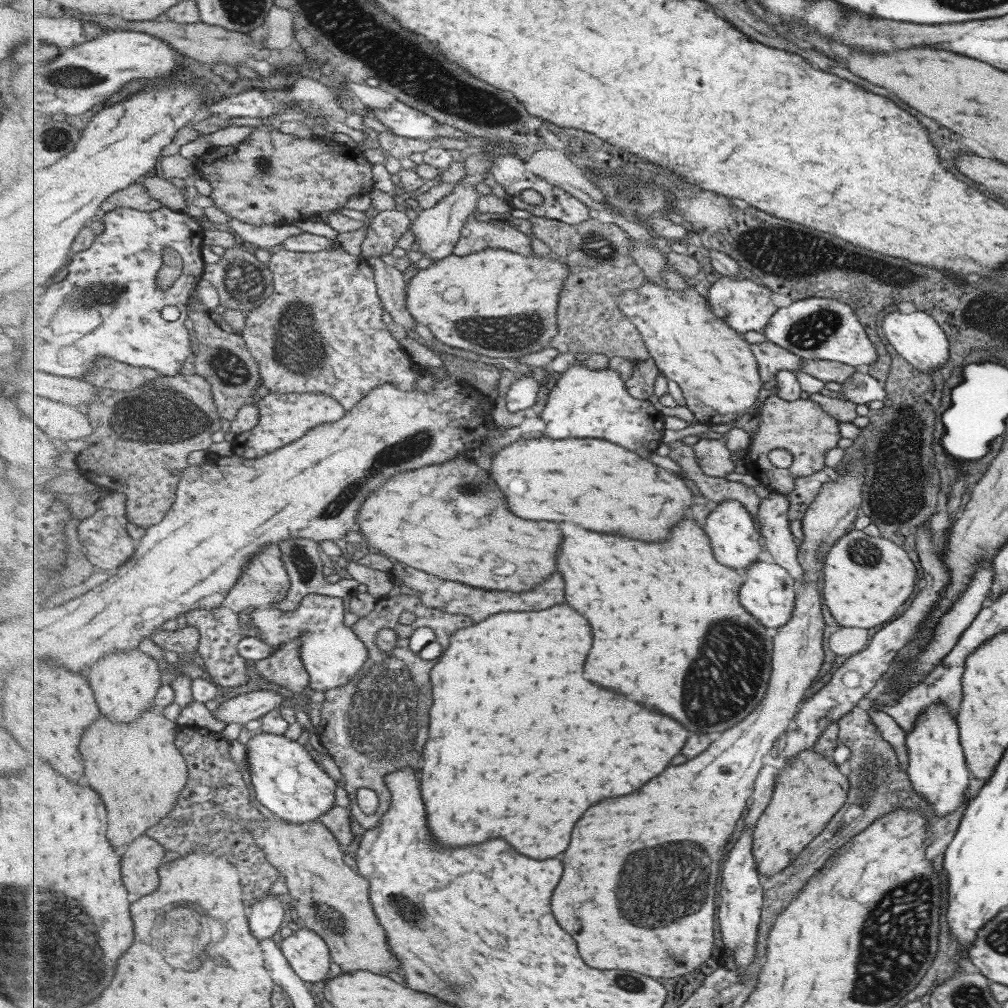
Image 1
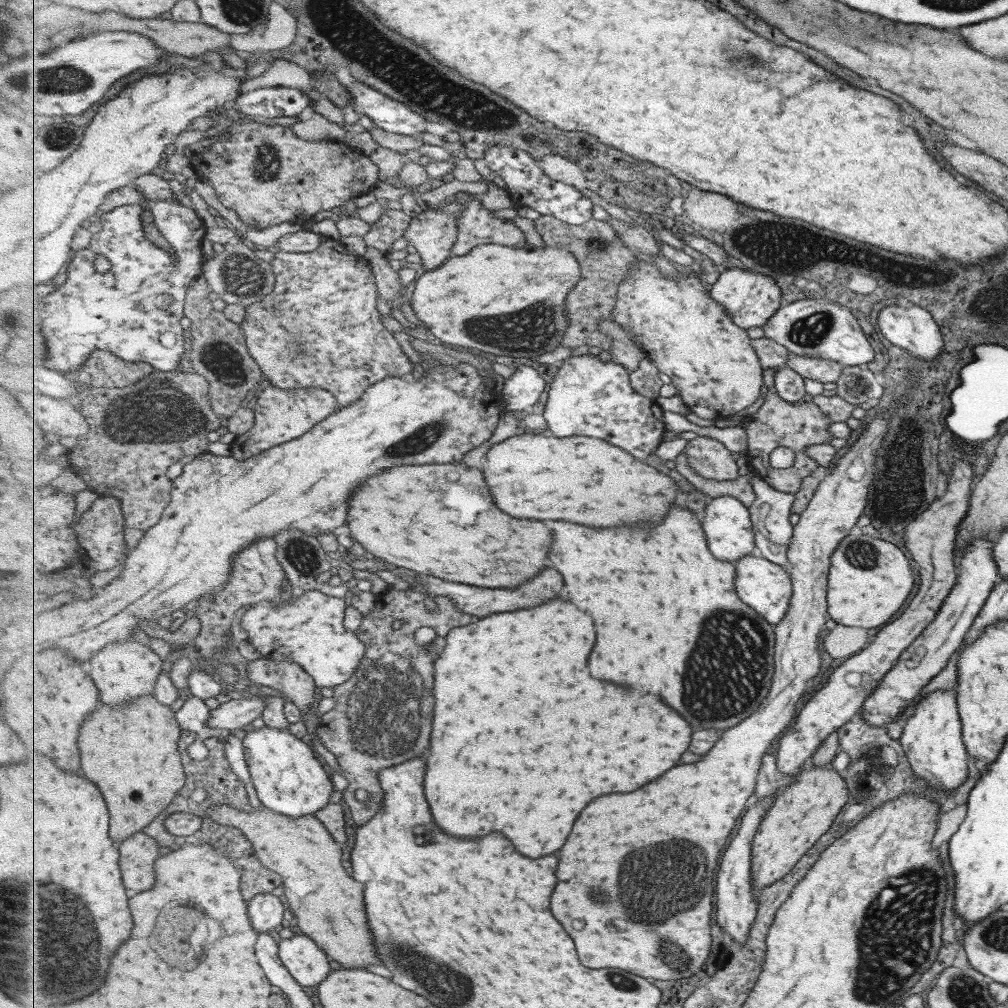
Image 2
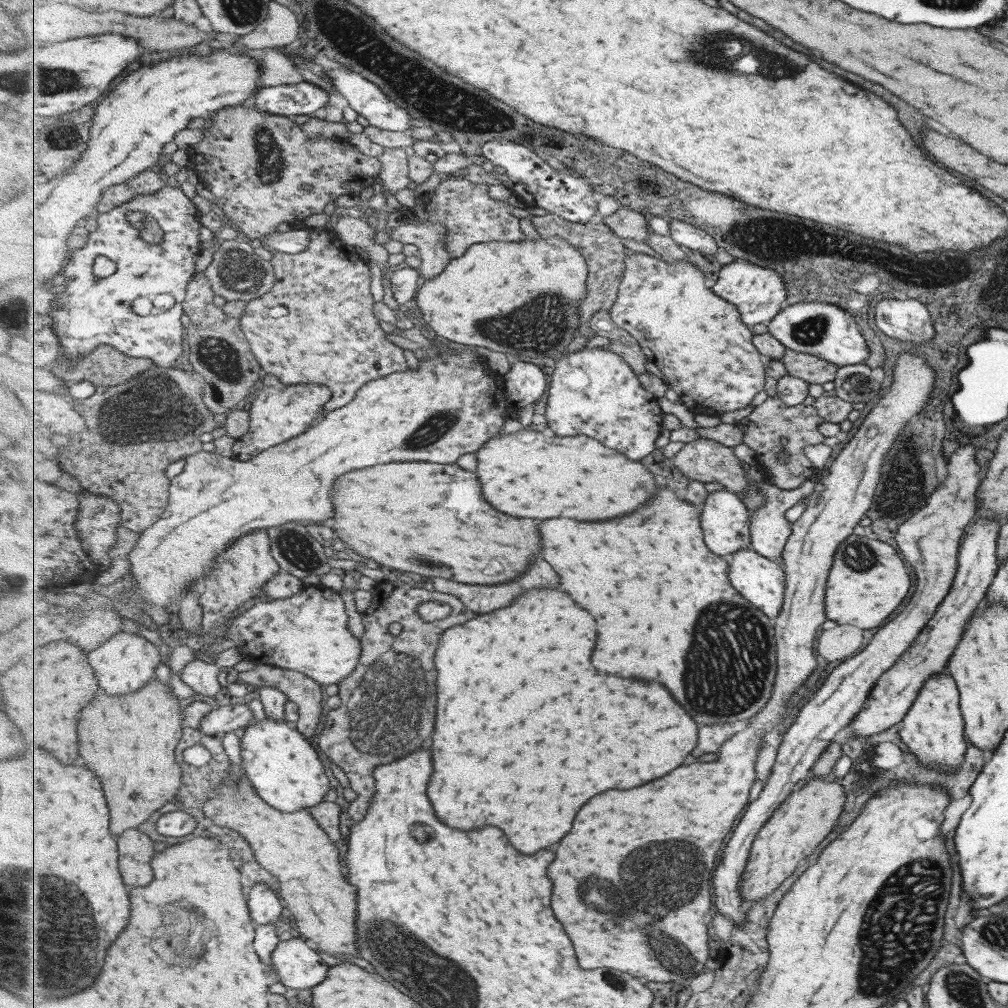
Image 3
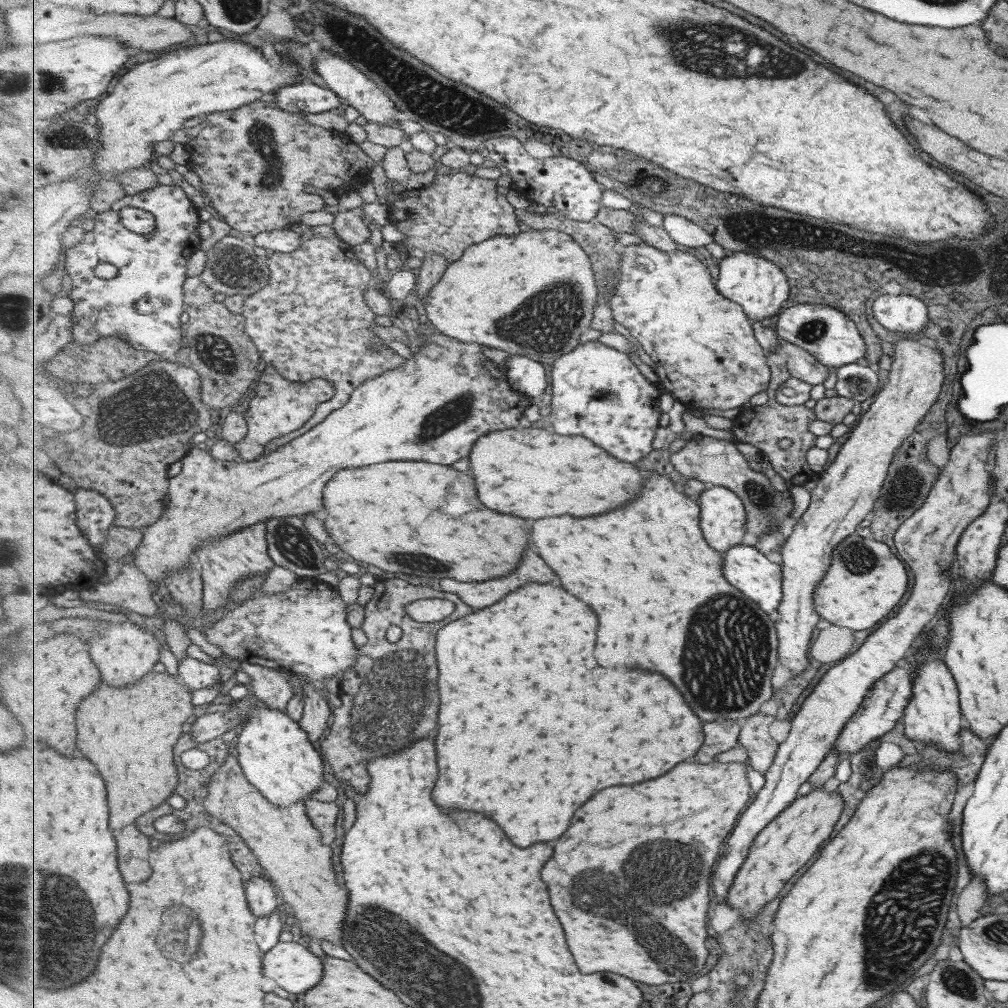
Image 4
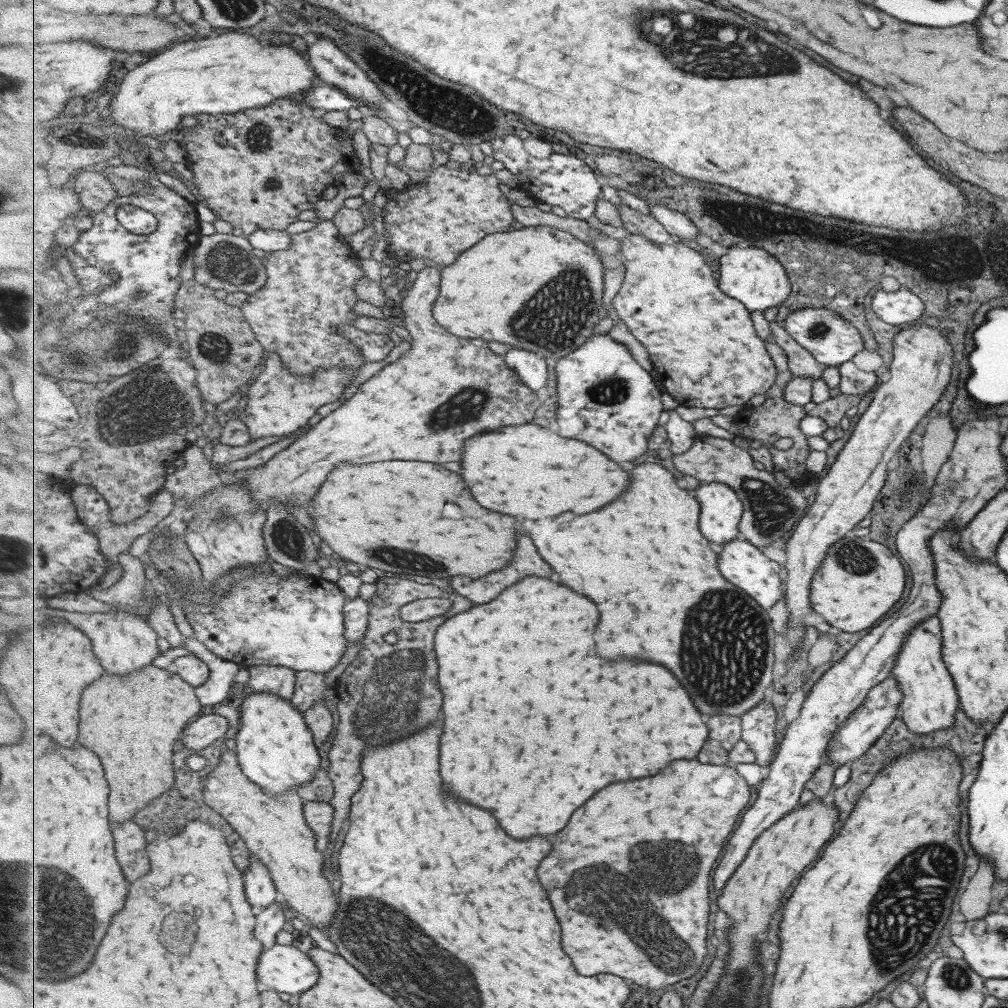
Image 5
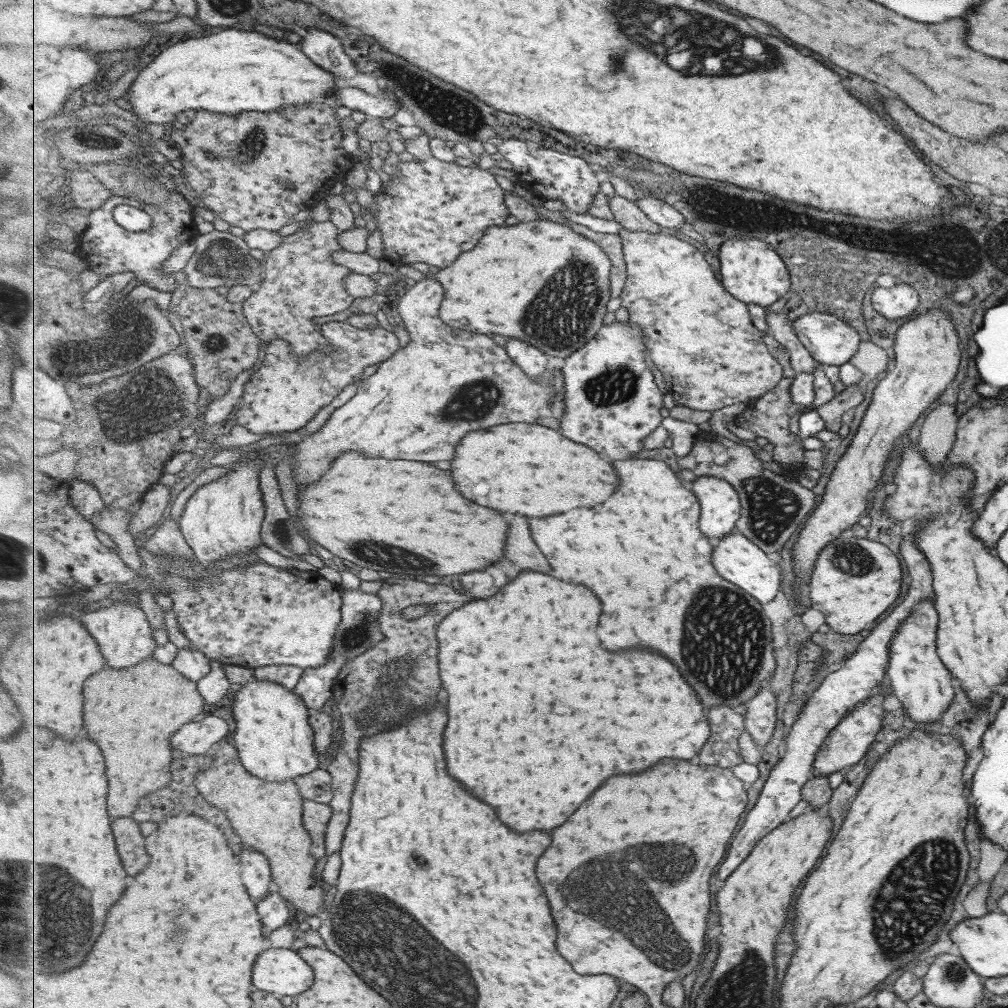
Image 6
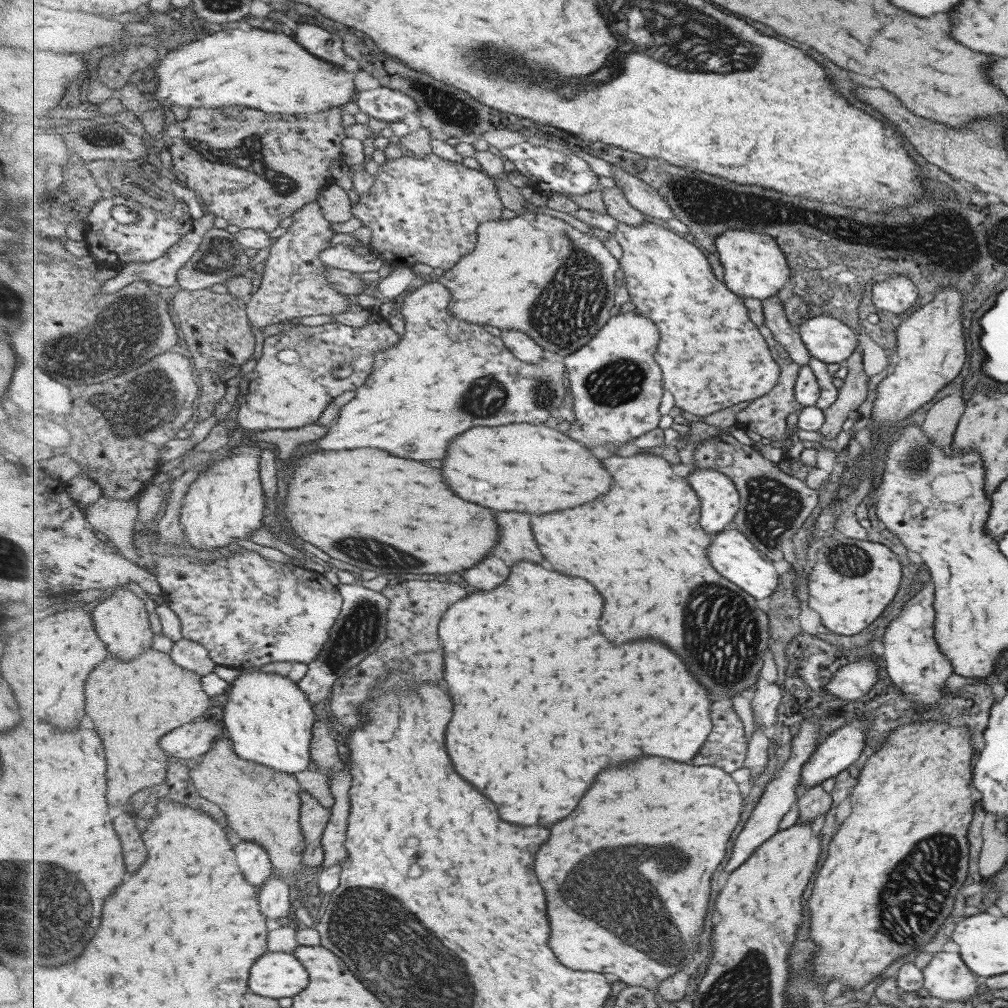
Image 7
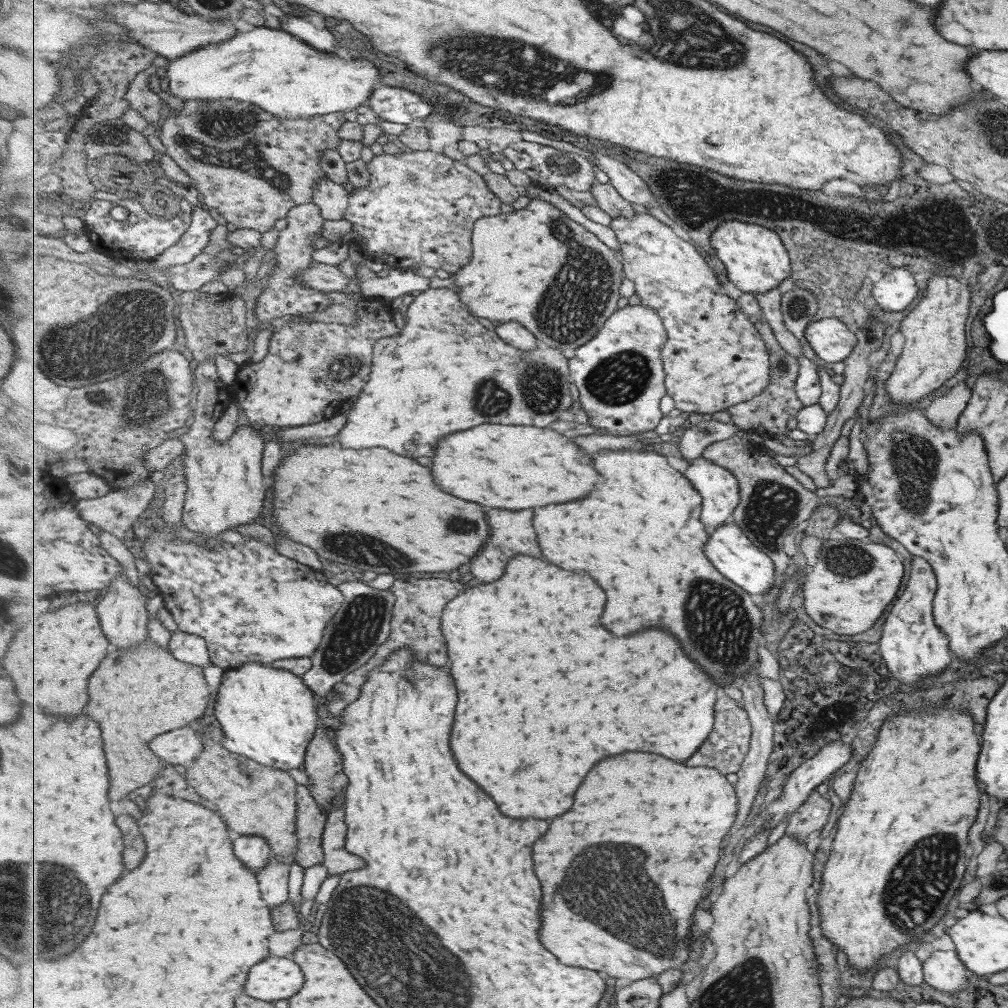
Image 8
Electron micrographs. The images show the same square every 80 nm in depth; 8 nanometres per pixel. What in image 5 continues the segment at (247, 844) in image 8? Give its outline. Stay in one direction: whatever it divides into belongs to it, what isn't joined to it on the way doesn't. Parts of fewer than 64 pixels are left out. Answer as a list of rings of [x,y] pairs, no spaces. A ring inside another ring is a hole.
[[[255,856],[251,858],[251,868],[245,872],[245,883],[247,896],[251,896],[251,904],[259,911],[281,899],[269,868]]]

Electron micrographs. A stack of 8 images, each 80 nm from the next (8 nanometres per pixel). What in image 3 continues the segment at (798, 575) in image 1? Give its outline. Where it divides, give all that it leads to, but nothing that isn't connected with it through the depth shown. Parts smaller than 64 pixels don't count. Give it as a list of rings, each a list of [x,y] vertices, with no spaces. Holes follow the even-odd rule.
[[[812,475],[809,479],[803,480],[803,482],[793,490],[779,488],[777,485],[773,485],[773,483],[767,483],[767,480],[759,481],[759,483],[756,484],[756,486],[760,488],[760,491],[766,496],[766,505],[754,510],[751,516],[753,549],[771,560],[783,562],[782,554],[791,536],[791,523],[785,518],[785,512],[802,497],[809,496],[817,481],[818,479],[815,479],[814,475]]]

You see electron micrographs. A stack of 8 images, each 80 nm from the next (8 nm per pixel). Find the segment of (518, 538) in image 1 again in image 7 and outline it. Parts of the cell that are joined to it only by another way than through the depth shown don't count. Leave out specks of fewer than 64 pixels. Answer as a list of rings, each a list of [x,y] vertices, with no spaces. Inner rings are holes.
[[[361,448],[361,450],[347,450],[347,452],[309,452],[303,458],[297,460],[295,466],[295,476],[289,482],[289,492],[287,492],[287,504],[283,504],[283,512],[285,518],[289,520],[293,532],[297,536],[301,536],[303,540],[315,544],[317,548],[321,548],[323,552],[327,552],[337,560],[349,562],[349,564],[357,564],[363,570],[375,570],[377,575],[381,574],[449,574],[449,572],[459,572],[465,568],[471,568],[475,564],[479,564],[491,550],[493,546],[497,546],[499,540],[499,526],[493,518],[493,512],[489,508],[483,508],[479,504],[471,504],[467,500],[461,500],[445,482],[441,476],[439,468],[427,466],[423,462],[417,460],[403,460],[393,456],[391,452],[379,450],[379,448]]]

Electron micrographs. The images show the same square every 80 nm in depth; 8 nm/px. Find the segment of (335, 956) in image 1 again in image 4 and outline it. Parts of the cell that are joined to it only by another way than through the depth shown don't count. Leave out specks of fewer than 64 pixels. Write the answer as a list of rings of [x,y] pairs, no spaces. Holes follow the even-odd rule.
[[[230,756],[211,779],[211,796],[203,809],[228,827],[235,828],[251,845],[258,862],[277,886],[282,904],[299,920],[308,937],[341,944],[347,930],[349,889],[337,884],[333,868],[333,848],[323,844],[323,833],[315,827],[306,810],[305,801],[291,808],[277,806],[246,777],[238,757]]]

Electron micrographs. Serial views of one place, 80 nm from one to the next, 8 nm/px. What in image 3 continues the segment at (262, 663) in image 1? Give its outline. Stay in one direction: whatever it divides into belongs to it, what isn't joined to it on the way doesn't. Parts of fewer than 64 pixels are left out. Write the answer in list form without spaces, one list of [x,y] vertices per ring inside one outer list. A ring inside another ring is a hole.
[[[258,664],[253,670],[242,672],[238,675],[238,680],[252,684],[257,687],[271,685],[279,690],[285,691],[285,694],[290,698],[290,701],[299,705],[299,720],[294,722],[294,726],[305,735],[305,738],[315,736],[321,718],[323,718],[323,692],[324,687],[310,676],[303,674],[296,670],[289,670],[288,668],[281,668],[274,664]]]

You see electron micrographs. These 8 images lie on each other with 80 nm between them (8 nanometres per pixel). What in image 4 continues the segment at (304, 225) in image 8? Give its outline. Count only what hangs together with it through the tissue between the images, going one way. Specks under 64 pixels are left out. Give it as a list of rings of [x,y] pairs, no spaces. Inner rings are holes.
[[[333,224],[311,226],[302,233],[301,246],[295,252],[273,252],[267,263],[271,273],[269,284],[246,298],[243,304],[242,314],[247,334],[254,340],[267,366],[277,367],[287,380],[291,382],[327,380],[335,385],[336,393],[329,402],[317,404],[315,416],[303,428],[271,440],[263,450],[263,457],[307,432],[333,411],[345,407],[350,402],[351,395],[367,380],[379,378],[384,372],[402,367],[406,362],[395,350],[389,348],[387,342],[380,340],[373,332],[376,313],[366,301],[366,290],[374,282],[372,271],[357,260],[353,245],[340,239]]]

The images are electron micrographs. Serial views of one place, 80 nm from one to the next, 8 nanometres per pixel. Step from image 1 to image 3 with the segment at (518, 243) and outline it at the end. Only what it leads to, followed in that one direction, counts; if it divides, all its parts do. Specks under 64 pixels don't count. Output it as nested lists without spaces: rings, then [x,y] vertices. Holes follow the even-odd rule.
[[[460,173],[442,177],[441,183],[429,193],[420,195],[417,204],[407,210],[401,208],[400,215],[407,223],[423,224],[424,222],[438,222],[446,226],[444,243],[451,253],[451,258],[461,258],[467,249],[474,244],[493,241],[520,241],[525,238],[519,219],[511,214],[512,207],[507,201],[494,200],[489,194],[489,185],[473,184]]]

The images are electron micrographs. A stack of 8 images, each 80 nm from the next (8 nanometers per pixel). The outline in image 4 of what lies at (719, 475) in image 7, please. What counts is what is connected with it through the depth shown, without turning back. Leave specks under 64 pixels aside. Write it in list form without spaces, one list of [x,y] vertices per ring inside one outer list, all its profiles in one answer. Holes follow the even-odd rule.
[[[707,485],[699,496],[702,528],[707,542],[723,554],[743,544],[747,534],[746,505],[726,486]]]

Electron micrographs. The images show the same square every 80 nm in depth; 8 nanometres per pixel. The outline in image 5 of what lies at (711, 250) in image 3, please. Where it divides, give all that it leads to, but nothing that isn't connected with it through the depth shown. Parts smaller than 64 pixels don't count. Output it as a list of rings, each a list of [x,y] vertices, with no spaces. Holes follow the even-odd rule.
[[[650,204],[650,214],[655,217],[678,240],[695,240],[699,233],[694,222],[685,214],[681,214],[675,207]]]

